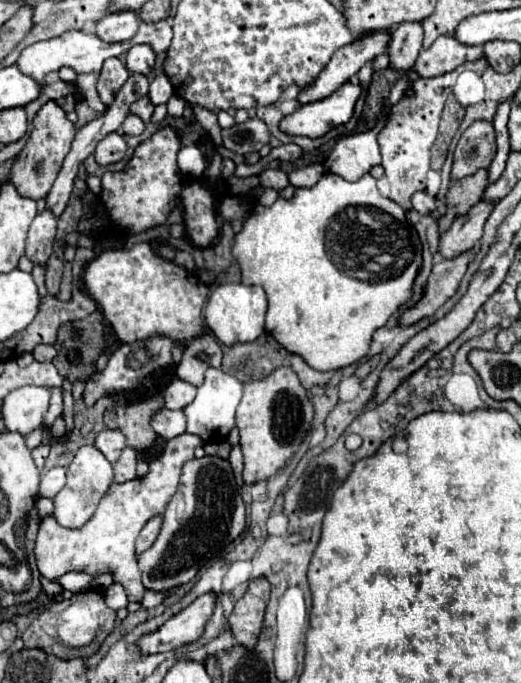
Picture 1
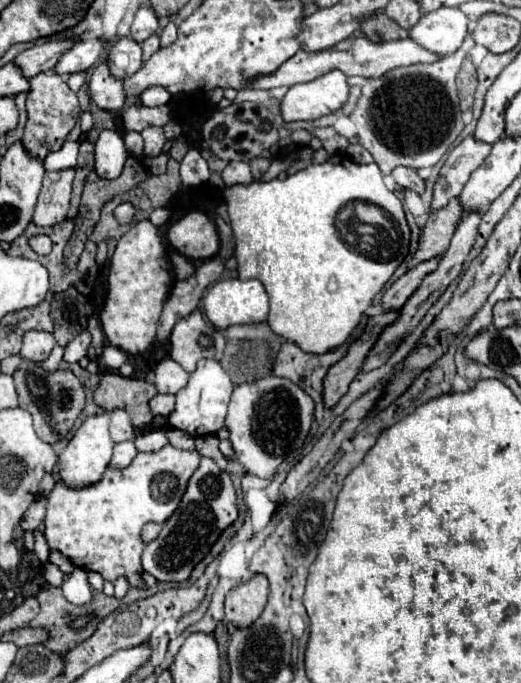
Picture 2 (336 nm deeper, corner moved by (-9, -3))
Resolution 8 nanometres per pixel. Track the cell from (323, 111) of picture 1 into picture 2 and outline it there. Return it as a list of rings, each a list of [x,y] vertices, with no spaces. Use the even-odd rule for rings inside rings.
[[[331,71],[315,81],[289,87],[281,101],[281,115],[287,123],[315,121],[323,115],[339,111],[347,103],[347,97],[347,77],[339,71]]]

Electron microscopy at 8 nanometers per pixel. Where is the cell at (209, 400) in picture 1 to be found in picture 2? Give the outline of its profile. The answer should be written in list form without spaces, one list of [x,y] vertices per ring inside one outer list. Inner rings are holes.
[[[201,359],[197,363],[197,369],[189,375],[187,387],[183,387],[175,395],[177,405],[175,405],[175,411],[169,415],[169,425],[185,431],[191,437],[203,437],[203,435],[217,433],[223,427],[231,393],[233,393],[233,383],[229,375],[225,373],[225,369],[219,365],[219,361]]]

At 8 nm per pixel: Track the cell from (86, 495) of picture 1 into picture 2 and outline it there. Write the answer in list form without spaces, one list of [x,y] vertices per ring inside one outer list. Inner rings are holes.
[[[103,413],[103,415],[87,417],[83,421],[83,425],[75,431],[67,449],[59,457],[61,481],[65,485],[75,487],[75,489],[77,487],[87,487],[87,485],[93,485],[95,481],[99,481],[99,477],[103,477],[103,473],[109,467],[109,461],[111,461],[111,455],[113,455],[113,445],[115,443],[109,437],[109,415]]]

